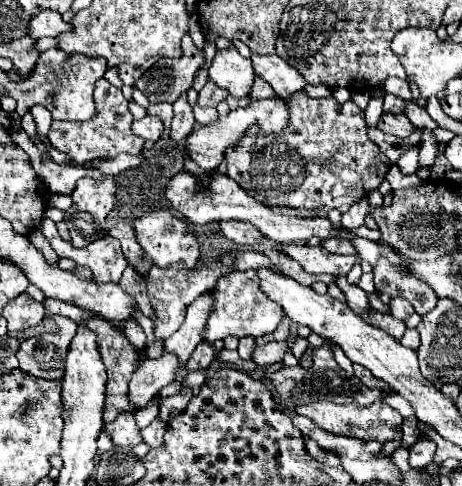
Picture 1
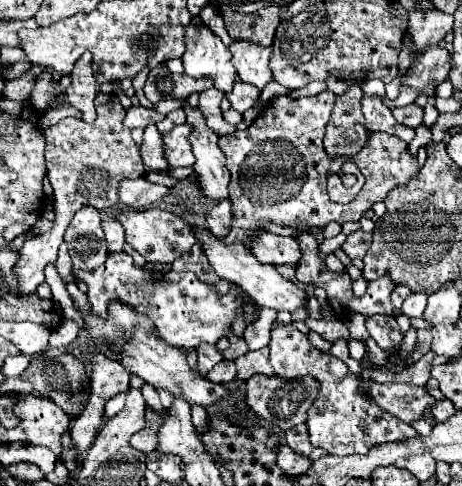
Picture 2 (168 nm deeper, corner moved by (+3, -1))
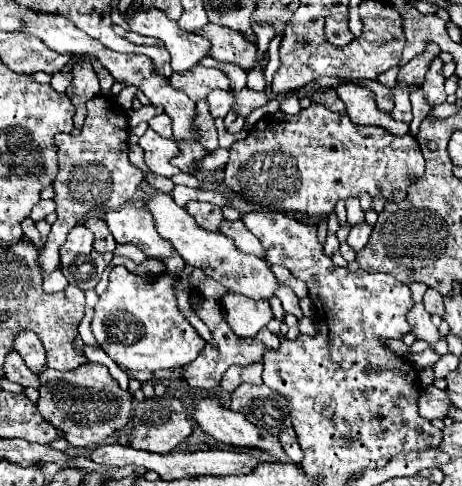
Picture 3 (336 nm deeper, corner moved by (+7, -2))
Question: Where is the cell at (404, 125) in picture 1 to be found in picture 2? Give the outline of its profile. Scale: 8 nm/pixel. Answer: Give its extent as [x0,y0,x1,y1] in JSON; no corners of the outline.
[362,95,414,143]

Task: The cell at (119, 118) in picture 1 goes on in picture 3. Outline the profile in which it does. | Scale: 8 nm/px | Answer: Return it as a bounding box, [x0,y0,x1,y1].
[38,96,144,274]

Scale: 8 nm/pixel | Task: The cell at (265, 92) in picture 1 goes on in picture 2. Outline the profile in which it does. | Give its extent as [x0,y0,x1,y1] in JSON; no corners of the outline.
[226,79,260,113]

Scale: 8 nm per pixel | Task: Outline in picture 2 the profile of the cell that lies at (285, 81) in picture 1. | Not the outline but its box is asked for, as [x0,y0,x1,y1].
[230,41,272,89]

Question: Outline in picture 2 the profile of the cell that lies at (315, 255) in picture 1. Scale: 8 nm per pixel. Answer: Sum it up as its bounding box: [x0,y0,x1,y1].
[248,229,302,265]

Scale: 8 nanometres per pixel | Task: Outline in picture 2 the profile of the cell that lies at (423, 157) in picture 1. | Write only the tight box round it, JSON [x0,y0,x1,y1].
[424,95,438,127]

